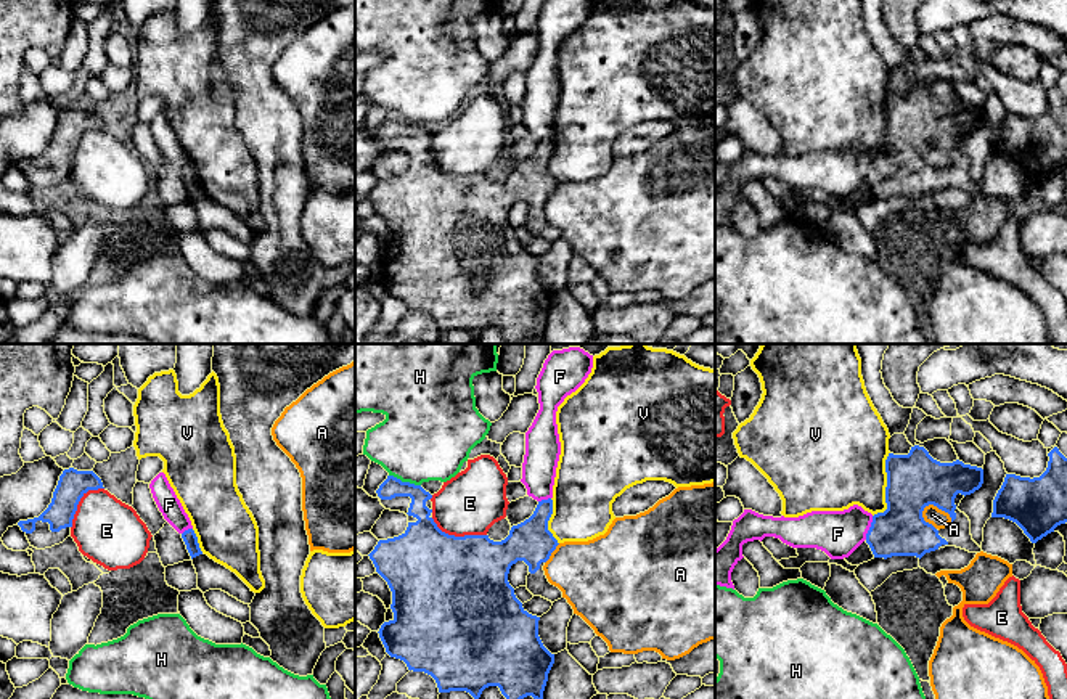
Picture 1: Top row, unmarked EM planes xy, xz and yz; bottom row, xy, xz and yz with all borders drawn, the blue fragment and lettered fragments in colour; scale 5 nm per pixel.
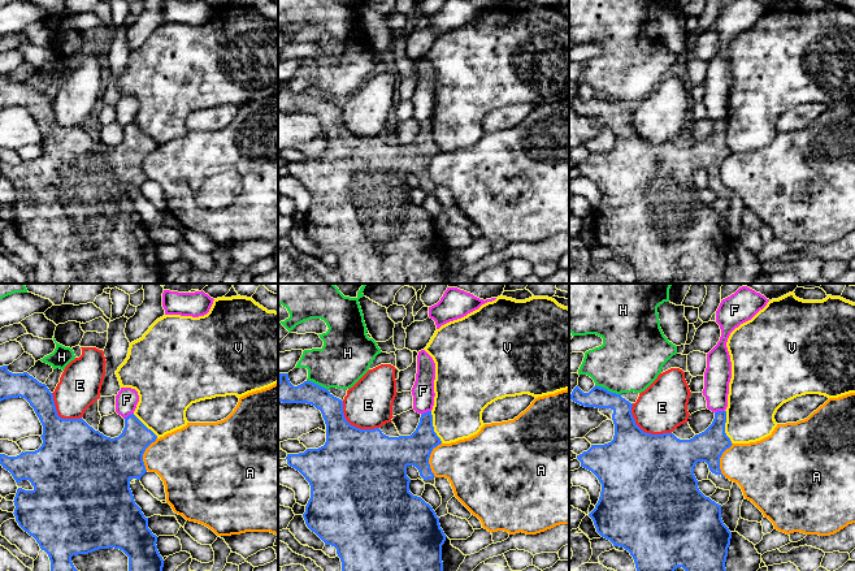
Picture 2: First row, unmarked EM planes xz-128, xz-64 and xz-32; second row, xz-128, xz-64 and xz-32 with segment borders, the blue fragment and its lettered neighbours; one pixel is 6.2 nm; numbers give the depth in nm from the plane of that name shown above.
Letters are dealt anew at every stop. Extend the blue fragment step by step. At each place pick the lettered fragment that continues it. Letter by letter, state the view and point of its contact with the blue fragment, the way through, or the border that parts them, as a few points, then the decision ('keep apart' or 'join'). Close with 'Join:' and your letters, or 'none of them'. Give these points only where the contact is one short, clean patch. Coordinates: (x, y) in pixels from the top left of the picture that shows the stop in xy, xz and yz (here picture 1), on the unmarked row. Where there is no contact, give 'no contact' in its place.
A: contact yz (939, 148); keep apart
E: contact xz (458, 177); keep apart
F: contact yz (870, 167); border yz (873, 156), (865, 179); keep apart
H: contact xz (405, 122); border xz (389, 114), (420, 126); keep apart
V: contact yz (886, 127); keep apart
Join: none of them

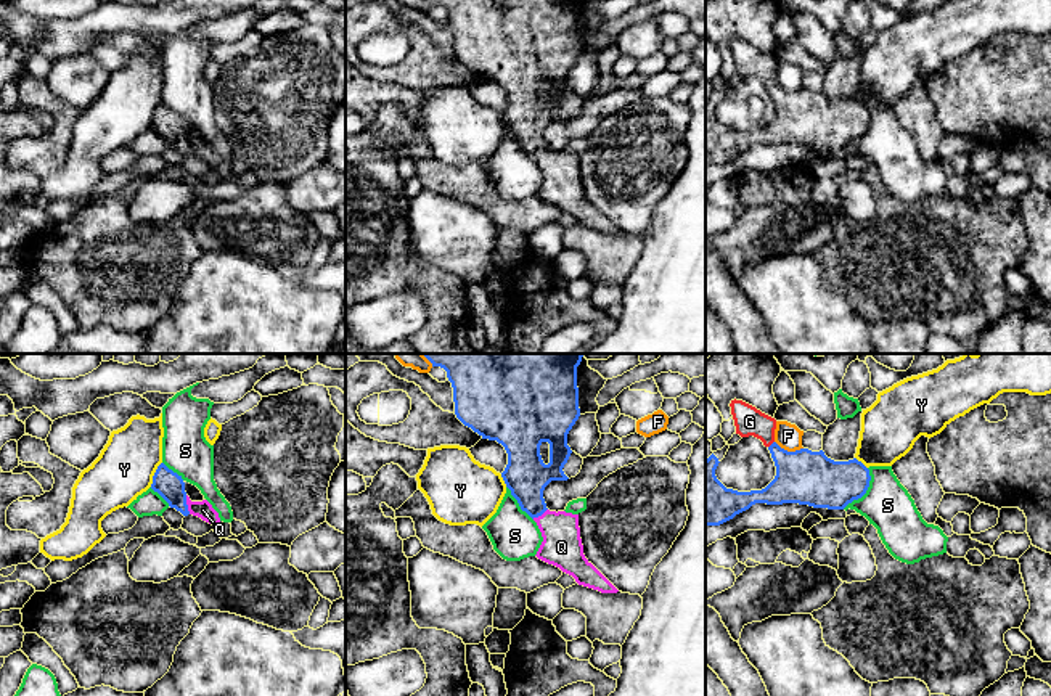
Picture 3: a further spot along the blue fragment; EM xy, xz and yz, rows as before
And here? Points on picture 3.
F: contact yz (789, 92); keep apart
G: contact yz (772, 84); way yz (809, 118), (799, 113), (772, 84), (749, 61); join
Q: contact xy (187, 145); way xy (171, 126), (187, 145), (203, 150); join
S: contact yz (865, 132); border yz (868, 108), (868, 129), (842, 148); keep apart
Y: contact xy (155, 114); border xy (161, 102), (150, 126); keep apart
Join: G, Q

